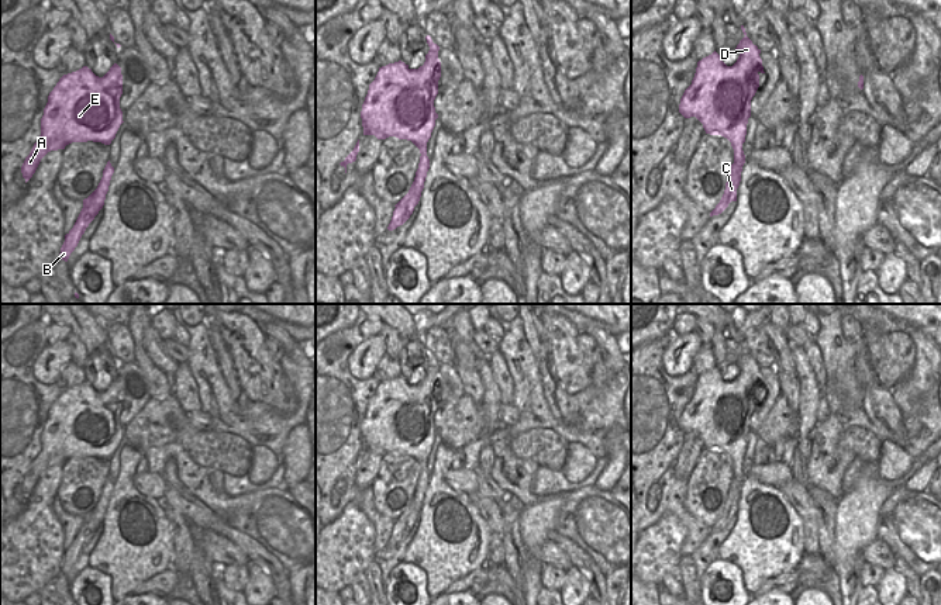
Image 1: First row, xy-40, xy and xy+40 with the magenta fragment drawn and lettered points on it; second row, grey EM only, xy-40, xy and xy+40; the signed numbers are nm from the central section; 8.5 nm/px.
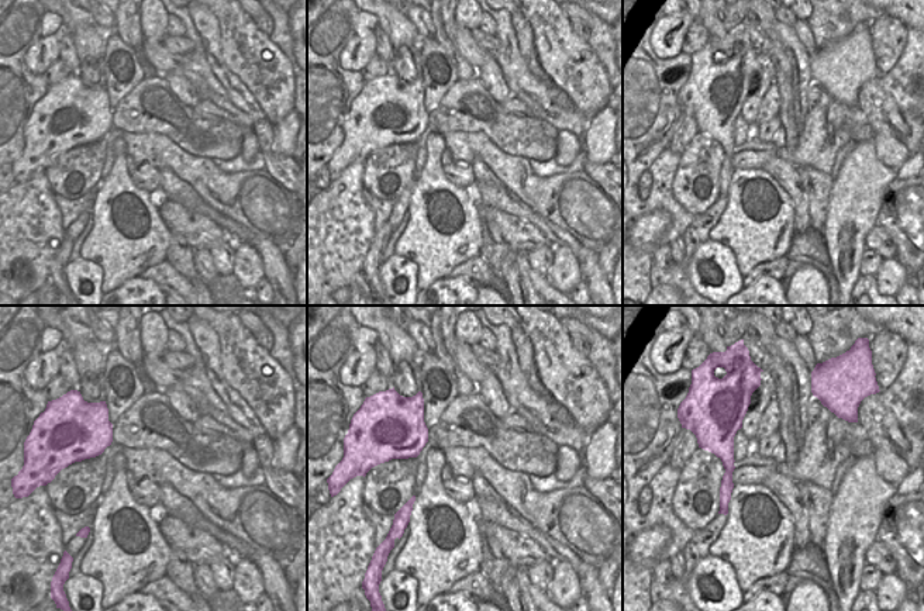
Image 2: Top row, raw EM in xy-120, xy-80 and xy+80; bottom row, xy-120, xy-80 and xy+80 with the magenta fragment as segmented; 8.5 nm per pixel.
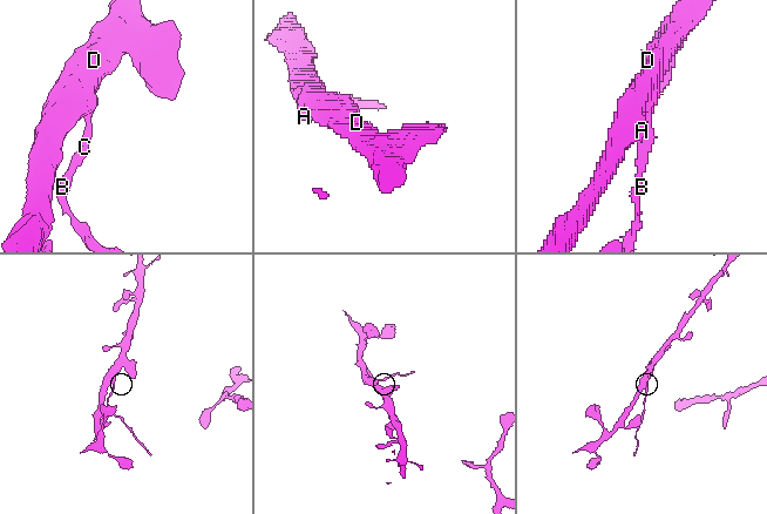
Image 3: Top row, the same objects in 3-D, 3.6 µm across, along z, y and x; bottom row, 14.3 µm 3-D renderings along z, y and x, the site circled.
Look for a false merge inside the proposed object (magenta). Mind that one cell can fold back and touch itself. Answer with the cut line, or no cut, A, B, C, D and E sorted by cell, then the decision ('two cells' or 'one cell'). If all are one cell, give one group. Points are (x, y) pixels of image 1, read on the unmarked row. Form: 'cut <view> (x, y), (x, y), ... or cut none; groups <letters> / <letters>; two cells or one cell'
cut xy+40 (734, 477), (741, 483); groups A D E / B C; two cells

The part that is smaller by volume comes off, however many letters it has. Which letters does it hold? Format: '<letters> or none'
B, C

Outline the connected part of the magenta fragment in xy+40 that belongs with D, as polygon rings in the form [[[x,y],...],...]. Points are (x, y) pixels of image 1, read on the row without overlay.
[[[741,340],[741,345],[745,352],[735,363],[740,369],[737,377],[727,381],[716,366],[699,376],[692,400],[680,414],[679,428],[685,433],[696,432],[703,439],[706,449],[727,453],[734,464],[734,478],[742,483],[745,478],[742,459],[751,432],[751,415],[759,402],[758,388],[765,387],[759,371],[761,364],[747,352],[744,340]]]

